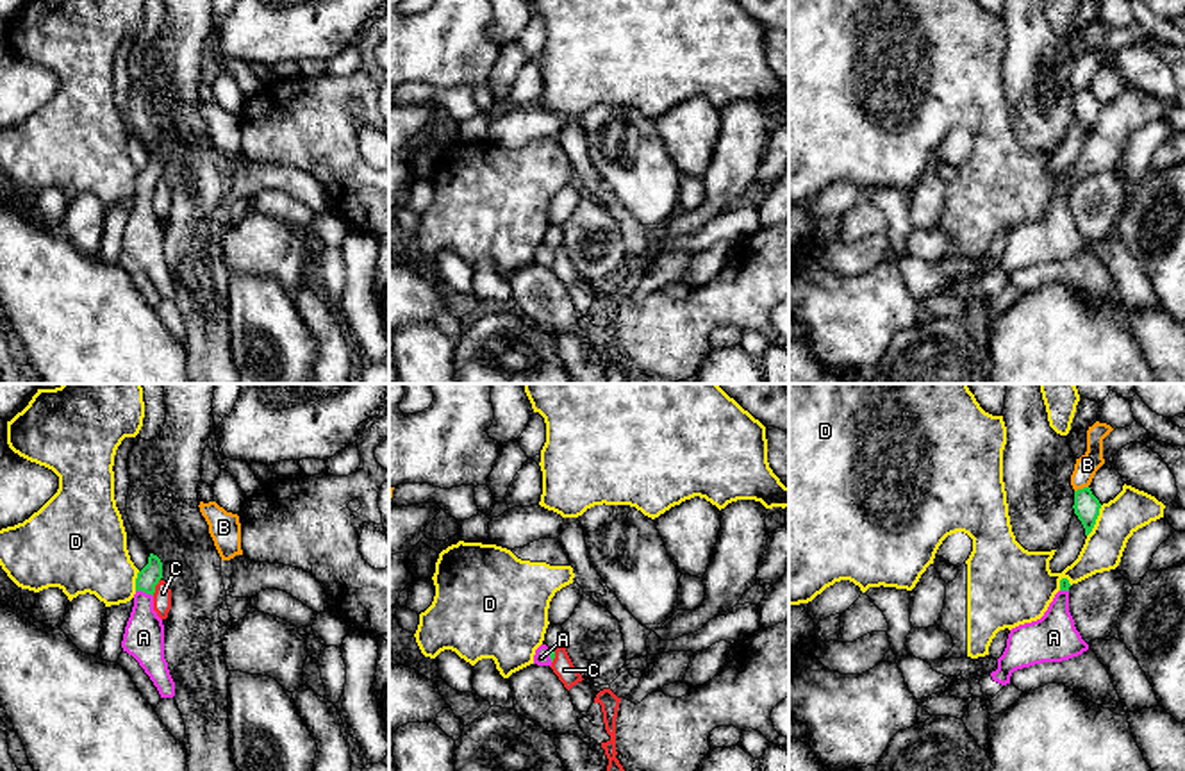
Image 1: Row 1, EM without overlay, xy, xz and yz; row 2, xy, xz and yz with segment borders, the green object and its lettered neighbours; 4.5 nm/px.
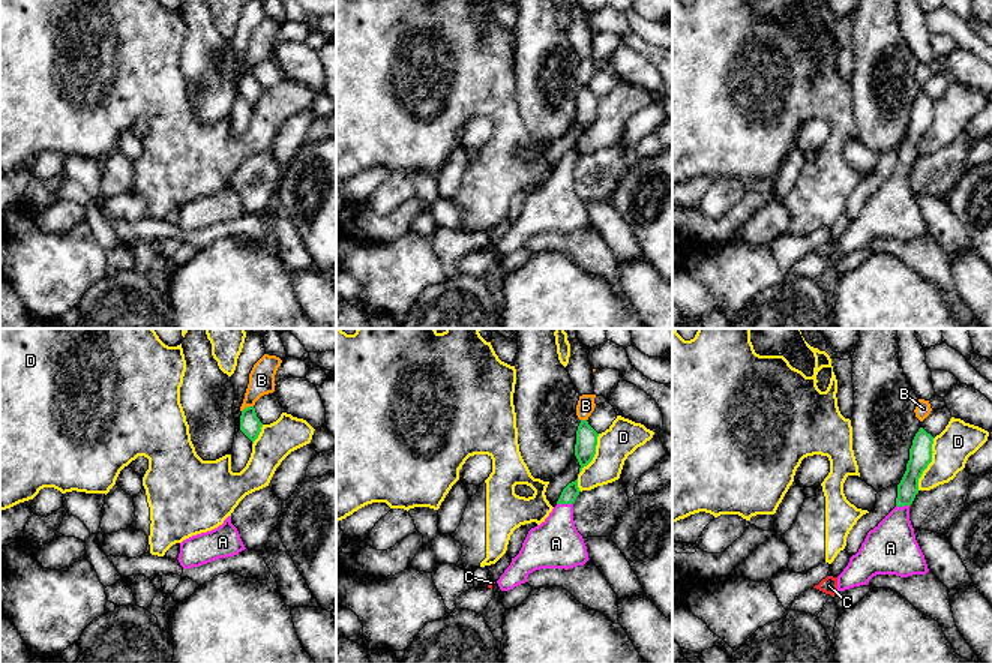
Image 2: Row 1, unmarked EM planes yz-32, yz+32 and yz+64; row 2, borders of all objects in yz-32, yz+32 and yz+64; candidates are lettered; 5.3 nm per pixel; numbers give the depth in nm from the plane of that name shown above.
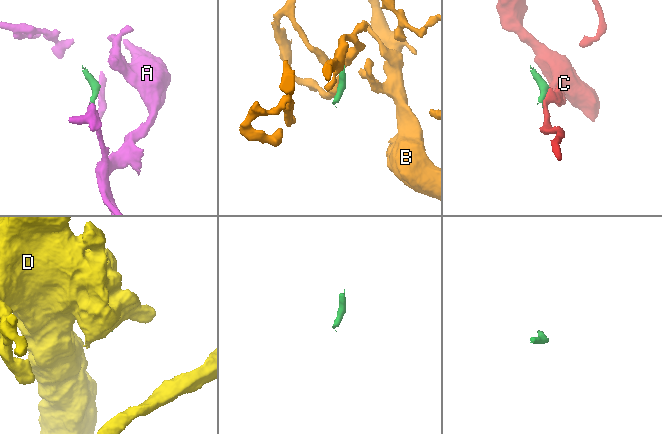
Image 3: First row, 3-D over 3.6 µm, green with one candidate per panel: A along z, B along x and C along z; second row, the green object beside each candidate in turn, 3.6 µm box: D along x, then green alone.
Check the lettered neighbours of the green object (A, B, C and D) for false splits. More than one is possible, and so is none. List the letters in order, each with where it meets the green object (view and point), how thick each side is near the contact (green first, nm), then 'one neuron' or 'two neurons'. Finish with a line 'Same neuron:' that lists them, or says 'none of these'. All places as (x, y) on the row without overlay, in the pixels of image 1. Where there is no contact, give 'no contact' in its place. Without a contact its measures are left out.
A: contact xy (145, 191); calibres 100 and 180 nm; one neuron
B: contact yz (1080, 90); calibres 110 and 100 nm; two neurons
C: contact xy (154, 188); calibres 100 and 80 nm; two neurons
D: contact yz (1094, 122); calibres 110 and 190 nm; two neurons
Same neuron: A

